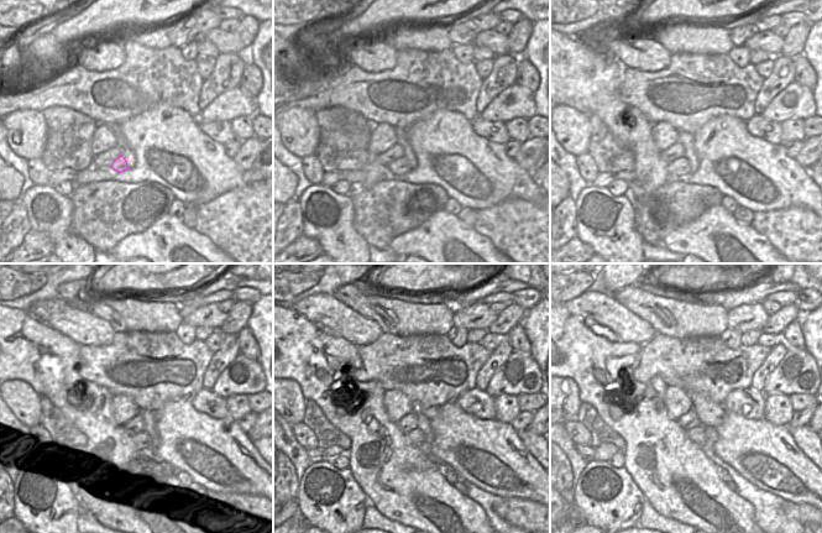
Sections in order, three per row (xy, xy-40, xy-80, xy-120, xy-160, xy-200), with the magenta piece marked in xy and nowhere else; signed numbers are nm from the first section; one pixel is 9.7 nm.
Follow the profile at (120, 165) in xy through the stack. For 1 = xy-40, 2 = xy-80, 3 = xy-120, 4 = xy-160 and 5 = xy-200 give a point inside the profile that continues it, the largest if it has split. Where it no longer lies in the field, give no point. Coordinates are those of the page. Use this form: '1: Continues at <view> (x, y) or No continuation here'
1: Continues at xy-40 (401, 166)
2: Continues at xy-80 (681, 166)
3: Continues at xy-120 (140, 440)
4: Continues at xy-160 (415, 437)
5: Continues at xy-200 (697, 435)

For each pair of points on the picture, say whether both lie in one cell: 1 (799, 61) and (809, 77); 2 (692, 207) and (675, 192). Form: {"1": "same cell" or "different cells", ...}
{"1": "same cell", "2": "same cell"}

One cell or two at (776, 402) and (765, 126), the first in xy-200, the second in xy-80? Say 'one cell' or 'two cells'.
two cells

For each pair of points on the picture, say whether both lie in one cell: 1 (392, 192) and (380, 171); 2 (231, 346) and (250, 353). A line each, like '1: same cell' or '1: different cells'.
1: different cells
2: different cells

